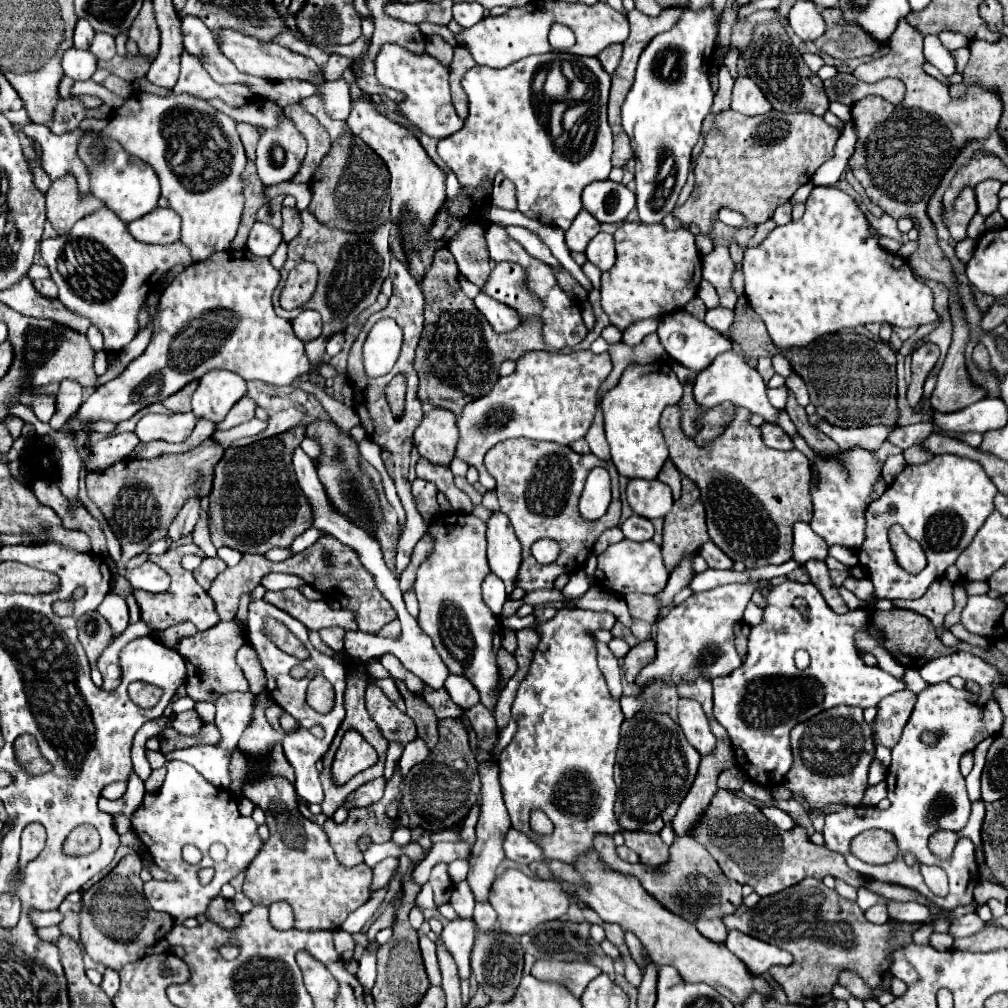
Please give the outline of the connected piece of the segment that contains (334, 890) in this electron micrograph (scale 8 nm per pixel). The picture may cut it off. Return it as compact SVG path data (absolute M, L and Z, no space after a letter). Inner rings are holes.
M264 776L264 780L246 778L240 796L266 812L266 824L270 828L270 838L246 870L242 892L254 904L270 906L272 902L286 900L294 910L294 928L298 930L338 930L346 916L370 898L372 868L364 862L354 868L338 864L324 828L298 812L294 786L284 776Z

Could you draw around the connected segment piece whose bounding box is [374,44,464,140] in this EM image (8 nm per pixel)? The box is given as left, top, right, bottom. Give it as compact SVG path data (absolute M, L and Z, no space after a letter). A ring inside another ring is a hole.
M382 44L376 60L376 78L382 86L394 88L402 92L406 98L396 104L400 116L404 116L412 126L432 138L444 138L462 128L462 120L456 116L452 100L450 100L450 86L448 86L448 66L444 66L438 58L430 56L428 52L414 54L398 44Z

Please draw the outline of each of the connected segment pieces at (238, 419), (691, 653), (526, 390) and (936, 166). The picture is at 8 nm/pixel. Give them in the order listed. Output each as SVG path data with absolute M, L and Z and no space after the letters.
M244 396L242 400L238 400L238 402L230 408L230 412L226 414L226 418L216 424L216 430L228 430L228 428L234 428L234 426L238 426L238 424L242 424L242 422L252 420L252 418L254 418L254 408L256 408L256 402Z
M726 584L708 592L692 594L670 614L656 622L656 658L646 664L636 676L636 686L646 688L648 682L662 678L668 684L690 684L698 678L712 680L726 676L742 664L734 648L734 626L742 622L744 608L748 606L756 586L754 584Z
M578 350L570 354L552 352L526 352L518 358L514 374L496 382L488 396L468 404L458 418L460 440L456 456L480 472L480 484L486 490L494 490L496 480L484 466L484 454L500 440L525 437L538 441L556 442L570 446L586 436L594 414L596 394L602 382L612 370L610 354L594 354L590 350Z
M900 20L896 32L890 38L890 52L868 64L860 64L854 76L862 82L878 82L882 78L898 78L906 86L906 96L900 104L890 104L882 96L866 96L852 106L852 124L856 130L856 150L848 160L854 178L864 186L868 198L878 204L892 218L908 216L918 228L918 250L908 258L908 264L920 278L932 278L950 290L950 314L952 314L952 344L948 348L944 366L938 374L938 384L932 392L932 408L940 412L956 412L986 396L984 390L970 384L964 348L970 340L970 328L964 310L958 304L956 276L950 260L938 246L936 226L926 214L930 196L936 192L942 176L952 166L960 150L972 140L986 140L1000 120L1000 96L996 92L970 88L960 100L952 100L948 88L934 76L926 74L922 64L922 34L906 20Z

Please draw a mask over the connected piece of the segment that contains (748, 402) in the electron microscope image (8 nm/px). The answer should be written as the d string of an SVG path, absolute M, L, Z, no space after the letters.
M728 352L724 356L718 356L704 372L700 372L696 376L696 382L694 382L694 400L696 400L696 404L702 406L704 412L728 400L728 402L732 402L736 406L742 406L742 408L750 410L752 414L760 414L770 424L778 424L778 416L782 414L782 410L774 408L770 404L766 390L768 388L760 380L760 374L744 358L740 358L734 352Z

